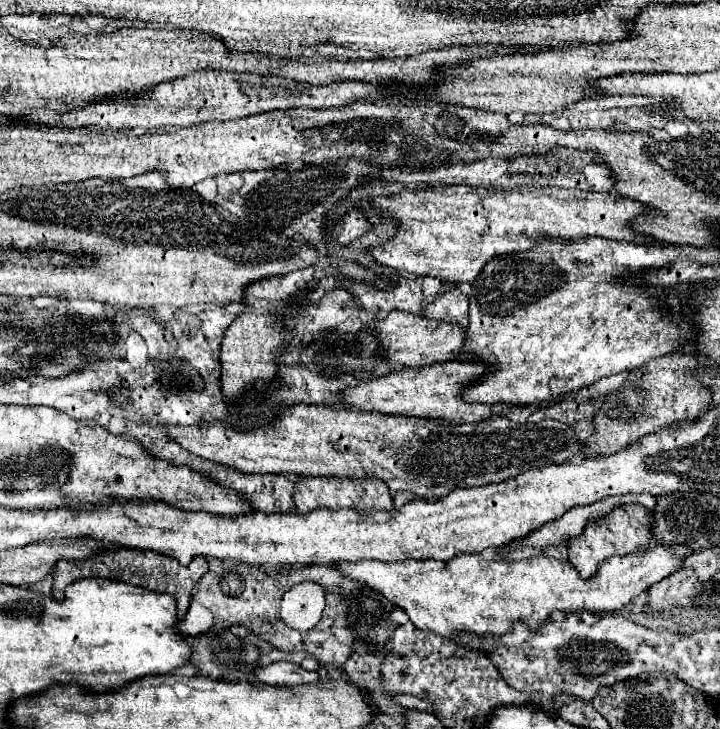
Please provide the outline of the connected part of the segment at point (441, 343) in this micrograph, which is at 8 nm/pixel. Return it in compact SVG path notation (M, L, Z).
M391 311L373 329L379 333L381 343L385 343L387 347L385 361L389 367L395 367L397 363L405 367L425 367L433 363L451 361L463 353L461 347L465 345L465 329L461 325L433 321L421 315L411 315L407 311Z

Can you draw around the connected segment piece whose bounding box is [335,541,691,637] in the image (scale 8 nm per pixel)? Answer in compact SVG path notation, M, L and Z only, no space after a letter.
M651 543L647 547L649 551L635 551L635 555L625 557L609 557L601 563L597 569L597 575L593 579L581 579L577 569L567 563L559 561L555 557L531 557L523 561L495 561L487 559L479 553L463 553L449 561L435 561L435 559L421 559L421 561L405 561L405 563L379 563L379 561L357 561L357 563L335 563L335 567L341 571L343 577L359 581L363 587L369 587L371 591L383 595L387 601L391 601L395 607L403 609L409 617L409 621L421 629L431 631L441 637L453 637L459 631L473 631L479 635L493 633L503 635L507 633L513 623L523 621L531 629L541 627L547 623L551 611L615 611L631 603L633 597L647 591L653 583L661 581L663 577L679 571L683 567L683 559L691 555L691 547L685 545L673 545L665 547L663 543Z

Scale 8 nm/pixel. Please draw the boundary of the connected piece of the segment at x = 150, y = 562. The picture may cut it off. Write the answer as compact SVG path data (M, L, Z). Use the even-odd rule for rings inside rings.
M109 545L103 551L99 551L97 555L85 559L85 561L69 561L69 559L59 559L53 571L53 597L57 601L65 599L65 587L77 579L89 579L89 577L107 577L107 579L115 579L115 581L125 581L143 589L151 589L151 591L159 591L159 593L169 593L177 599L177 609L179 609L179 617L183 619L187 609L189 609L189 601L191 601L191 589L197 585L197 581L208 571L208 562L205 557L197 555L197 559L193 559L187 567L179 565L175 559L159 555L155 551L139 551L139 549L129 549L129 547L121 547L121 545Z

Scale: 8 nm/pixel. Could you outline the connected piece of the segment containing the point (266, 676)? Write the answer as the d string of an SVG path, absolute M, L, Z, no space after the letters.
M275 661L255 671L255 681L265 685L303 685L319 681L317 673L305 671L291 661Z

